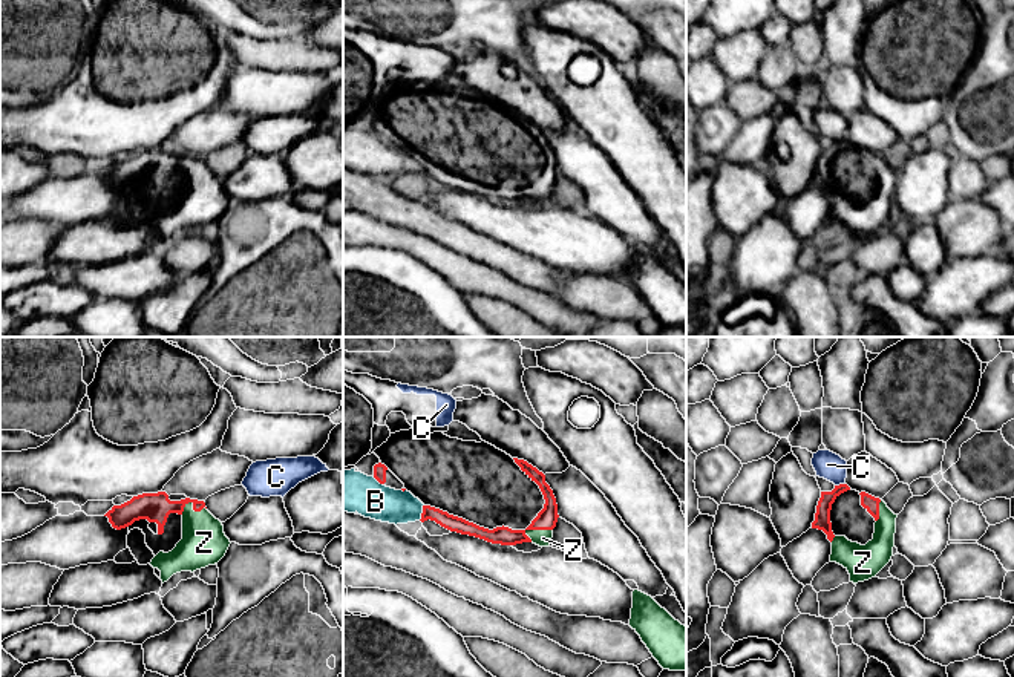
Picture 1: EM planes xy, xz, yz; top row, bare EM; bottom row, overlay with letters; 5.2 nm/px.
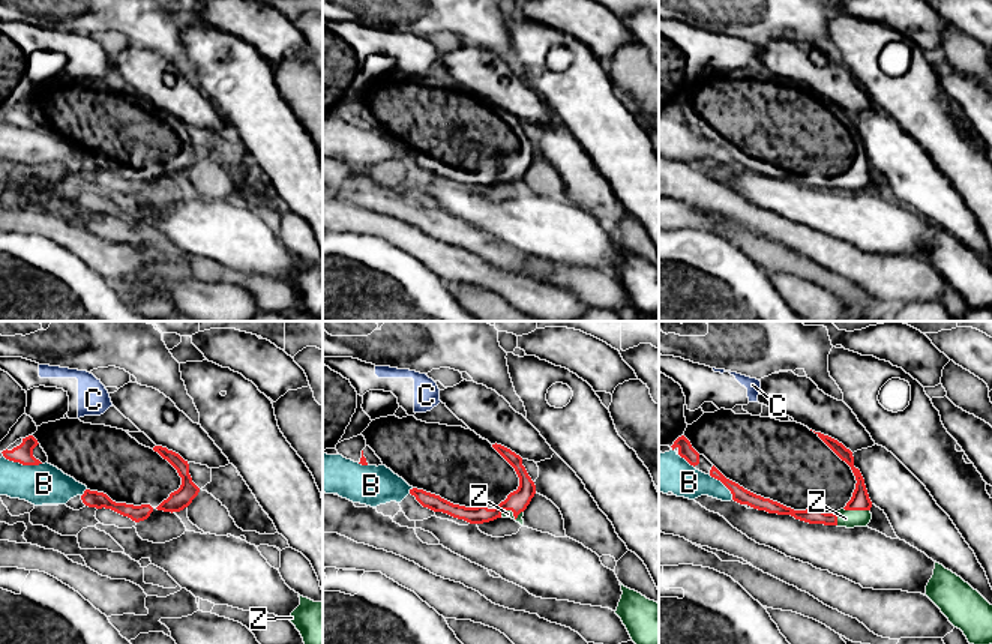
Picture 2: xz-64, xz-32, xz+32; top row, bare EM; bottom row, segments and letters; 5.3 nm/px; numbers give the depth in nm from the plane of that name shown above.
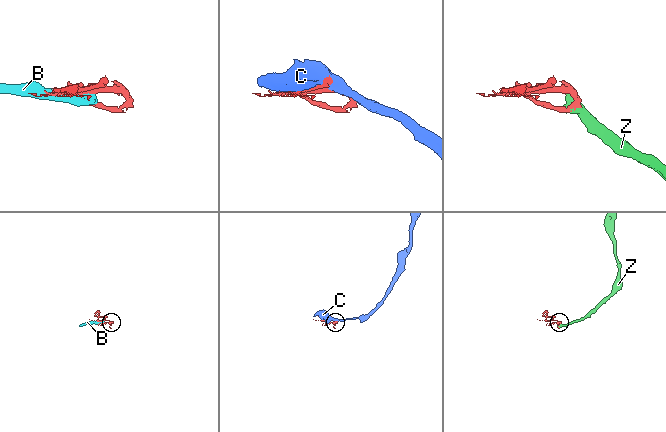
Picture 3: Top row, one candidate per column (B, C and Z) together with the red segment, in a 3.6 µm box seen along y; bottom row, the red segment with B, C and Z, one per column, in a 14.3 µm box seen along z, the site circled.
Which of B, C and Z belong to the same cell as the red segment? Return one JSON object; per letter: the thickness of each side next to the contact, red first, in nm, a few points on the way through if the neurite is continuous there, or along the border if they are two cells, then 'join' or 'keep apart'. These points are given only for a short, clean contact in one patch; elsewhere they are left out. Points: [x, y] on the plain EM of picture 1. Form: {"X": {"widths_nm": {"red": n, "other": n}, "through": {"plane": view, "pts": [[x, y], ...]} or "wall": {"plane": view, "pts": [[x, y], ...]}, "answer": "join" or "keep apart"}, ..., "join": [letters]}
{"B": {"widths_nm": {"red": 80, "other": 190}, "answer": "keep apart"}, "C": {"widths_nm": {"red": 80, "other": 140}, "answer": "keep apart"}, "Z": {"widths_nm": {"red": 110, "other": 90}, "answer": "join"}, "join": ["Z"]}

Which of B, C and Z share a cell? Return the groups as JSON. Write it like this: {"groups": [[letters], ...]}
{"groups": [["B"], ["C"], ["Z"]]}

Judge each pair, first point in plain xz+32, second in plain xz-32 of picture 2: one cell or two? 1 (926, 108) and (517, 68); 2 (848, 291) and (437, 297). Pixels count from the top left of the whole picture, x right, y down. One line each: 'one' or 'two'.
1: two
2: two

